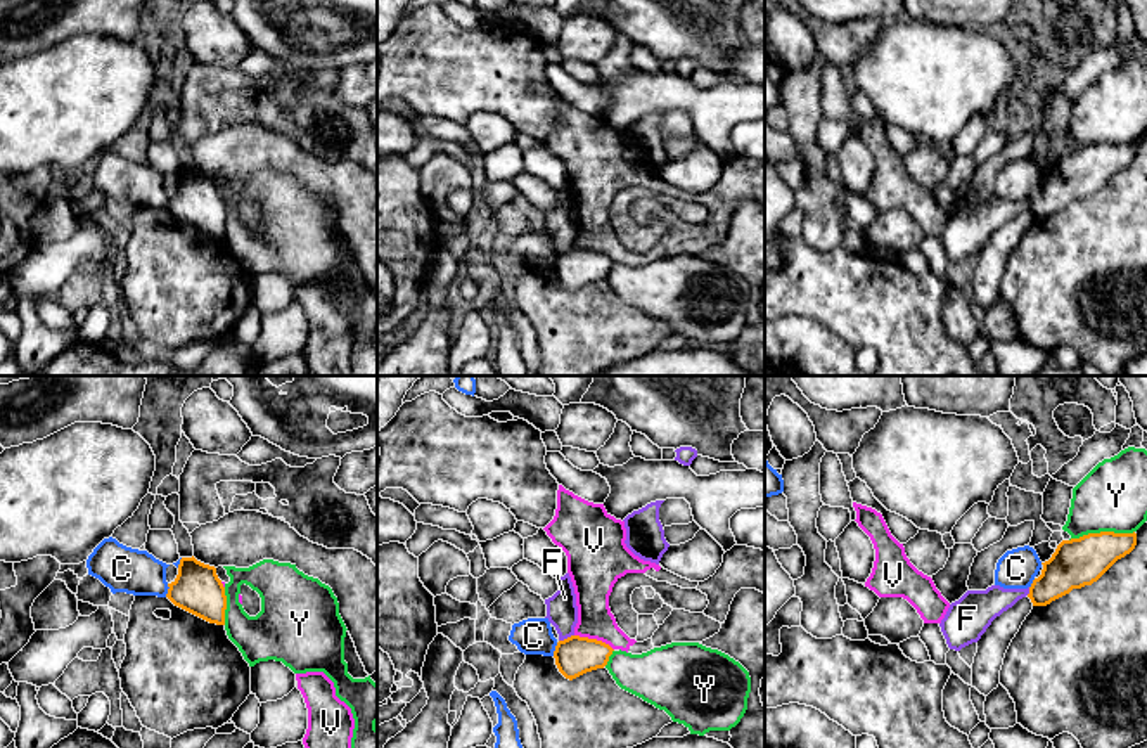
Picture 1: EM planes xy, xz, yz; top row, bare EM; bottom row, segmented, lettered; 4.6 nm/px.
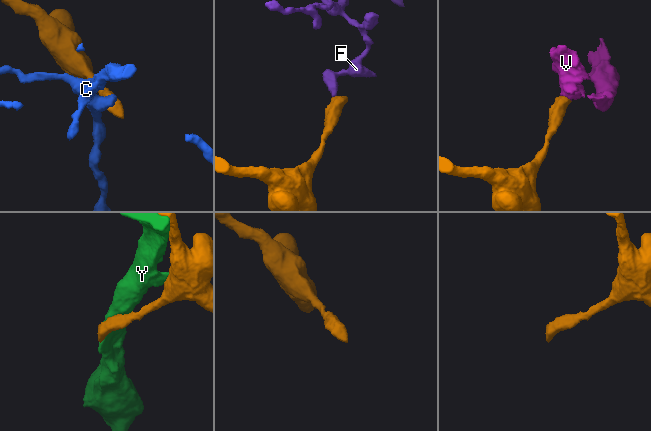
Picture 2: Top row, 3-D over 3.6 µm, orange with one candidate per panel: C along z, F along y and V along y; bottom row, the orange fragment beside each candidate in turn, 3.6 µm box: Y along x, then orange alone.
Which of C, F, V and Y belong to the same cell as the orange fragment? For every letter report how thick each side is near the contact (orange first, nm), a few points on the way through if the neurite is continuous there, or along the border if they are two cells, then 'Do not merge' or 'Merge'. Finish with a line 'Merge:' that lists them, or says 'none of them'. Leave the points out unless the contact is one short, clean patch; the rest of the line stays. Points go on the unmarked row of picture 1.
C: Thickness 220 nm (orange) against 220 nm. Do not merge
F: Thickness 180 nm (orange) against 140 nm. Boundary: xz (573, 246), (559, 253). Do not merge
V: Thickness 180 nm (orange) against 180 nm. Boundary: xz (575, 246), (601, 251), (613, 262). Do not merge
Y: Thickness 220 nm (orange) against 320 nm. Do not merge
Merge: none of them

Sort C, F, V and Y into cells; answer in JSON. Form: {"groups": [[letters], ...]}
{"groups": [["C"], ["F"], ["V"], ["Y"]]}

